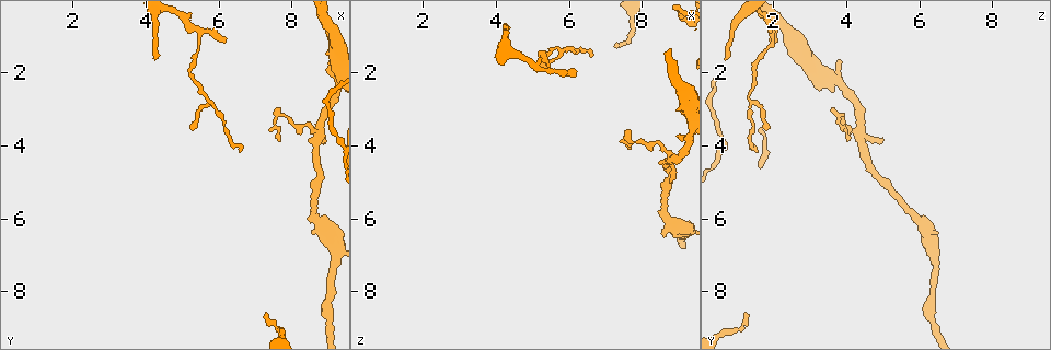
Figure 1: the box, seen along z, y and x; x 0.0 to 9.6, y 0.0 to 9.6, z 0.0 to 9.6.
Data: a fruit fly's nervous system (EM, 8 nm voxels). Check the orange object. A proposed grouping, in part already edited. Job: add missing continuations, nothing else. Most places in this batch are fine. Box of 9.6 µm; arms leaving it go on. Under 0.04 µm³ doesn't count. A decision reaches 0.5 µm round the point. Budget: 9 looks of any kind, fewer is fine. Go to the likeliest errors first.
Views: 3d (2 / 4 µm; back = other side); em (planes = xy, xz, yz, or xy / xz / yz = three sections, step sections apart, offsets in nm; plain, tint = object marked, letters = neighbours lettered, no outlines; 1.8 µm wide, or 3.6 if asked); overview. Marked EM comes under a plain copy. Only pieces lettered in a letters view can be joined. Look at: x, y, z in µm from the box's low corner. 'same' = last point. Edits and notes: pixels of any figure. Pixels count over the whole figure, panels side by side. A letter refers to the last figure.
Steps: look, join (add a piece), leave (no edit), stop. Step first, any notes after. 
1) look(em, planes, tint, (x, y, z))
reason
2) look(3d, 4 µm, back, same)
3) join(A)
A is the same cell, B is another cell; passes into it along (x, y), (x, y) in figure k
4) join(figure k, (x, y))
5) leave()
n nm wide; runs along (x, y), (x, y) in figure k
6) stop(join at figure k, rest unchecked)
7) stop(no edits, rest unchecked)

look(em, planes, letters, (9.00, 1.60, 3.80))
free end

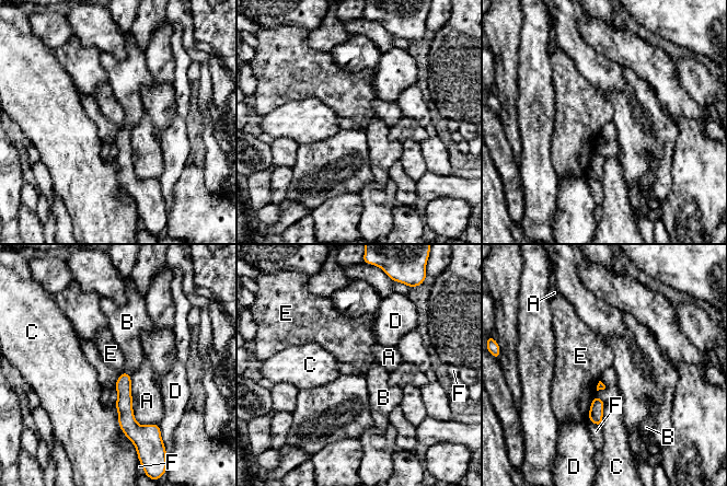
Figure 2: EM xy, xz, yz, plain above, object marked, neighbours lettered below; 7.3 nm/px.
leave()
A, B, C, D, E and F are other cells; border along (596, 395), (586, 416) in figure 2; none of them fits

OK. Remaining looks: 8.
look(3d, 2 µm, (6.55, 4.15, 1.55))
branch stops here

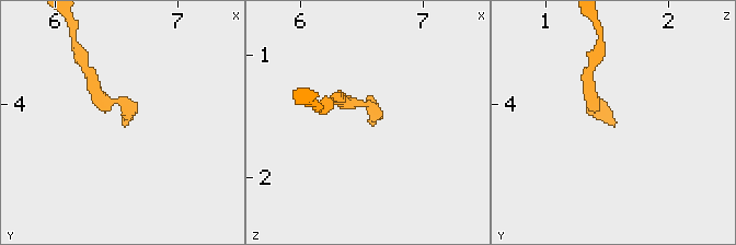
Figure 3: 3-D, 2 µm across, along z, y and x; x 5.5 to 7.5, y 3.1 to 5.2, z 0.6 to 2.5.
look(em, planes, letters, (6.56, 4.14, 1.56))
need the tissue

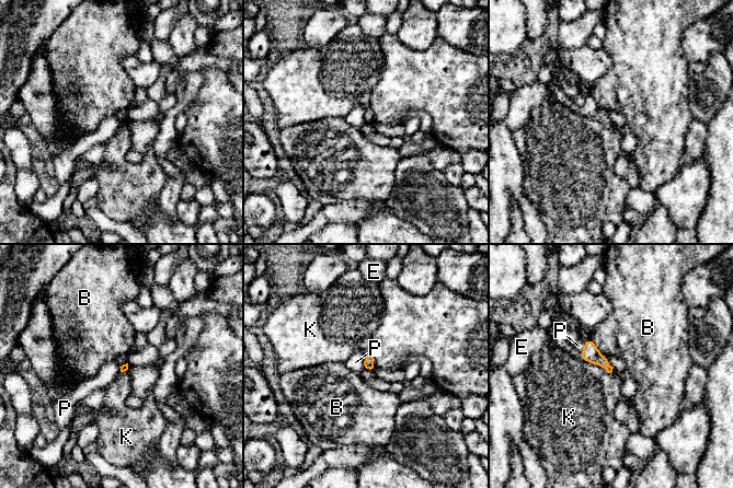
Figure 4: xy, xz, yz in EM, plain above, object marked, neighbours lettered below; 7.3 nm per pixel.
leave()
B, E, K and P are other cells; border along (584, 340), (584, 349), (580, 353) in figure 4; no lettered piece goes on from it

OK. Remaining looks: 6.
look(em, yz, step 16, tint, (4.30, 1.60, 0.70))

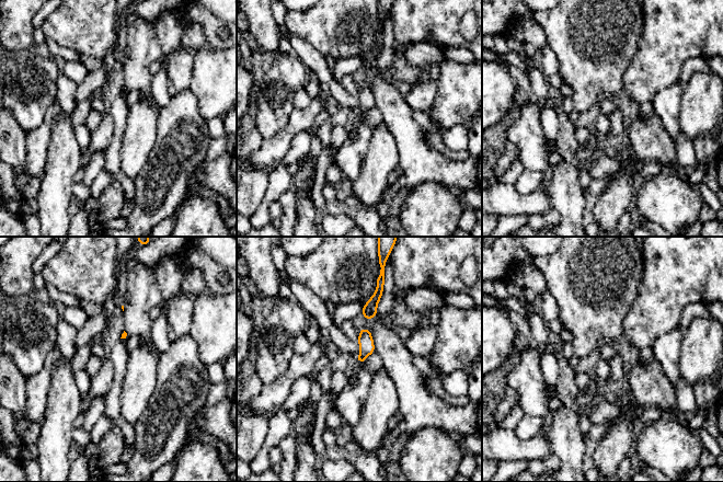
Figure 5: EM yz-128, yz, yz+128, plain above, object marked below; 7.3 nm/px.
look(em, planes, letters, same)

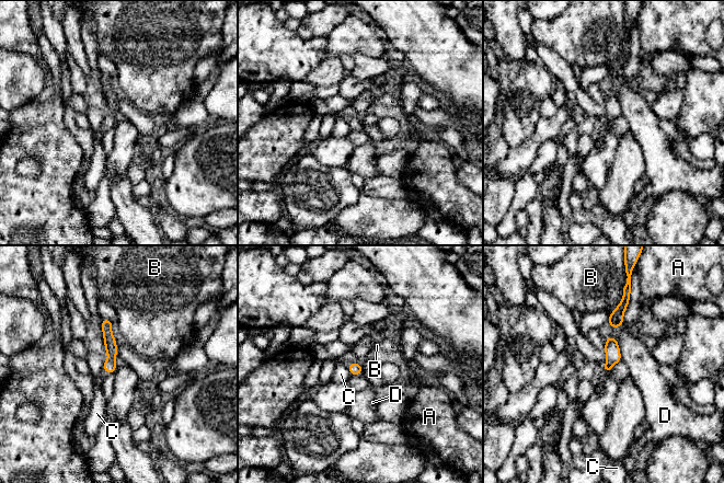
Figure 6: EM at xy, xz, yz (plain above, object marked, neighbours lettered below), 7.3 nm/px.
leave()
A, B, C and D are other cells; none of them fits

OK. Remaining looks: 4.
look(em, planes, letters, (6.20, 1.10, 2.00))
thin end

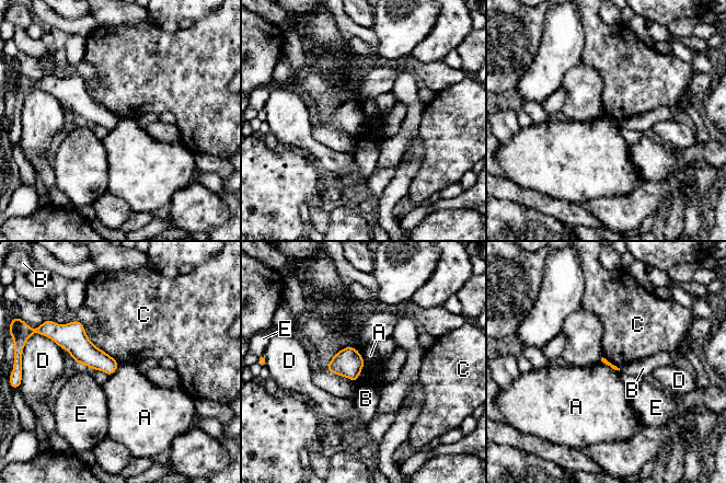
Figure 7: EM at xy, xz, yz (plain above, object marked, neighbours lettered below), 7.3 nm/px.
leave()
A, B, C, D and E are other cells; border along (600, 360), (619, 371) in figure 7; no lettered piece goes on from it

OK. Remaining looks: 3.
stop(no edits, rest unchecked)

